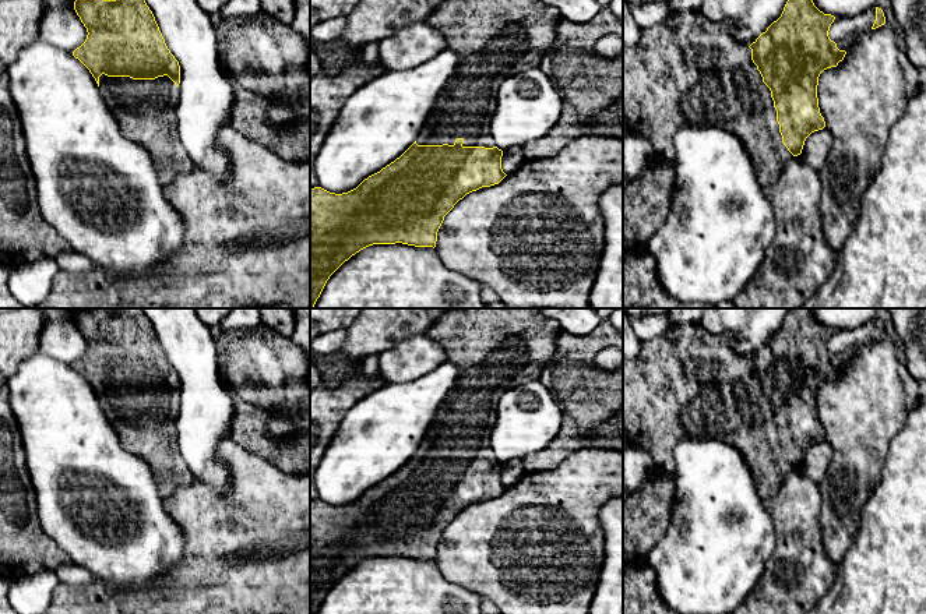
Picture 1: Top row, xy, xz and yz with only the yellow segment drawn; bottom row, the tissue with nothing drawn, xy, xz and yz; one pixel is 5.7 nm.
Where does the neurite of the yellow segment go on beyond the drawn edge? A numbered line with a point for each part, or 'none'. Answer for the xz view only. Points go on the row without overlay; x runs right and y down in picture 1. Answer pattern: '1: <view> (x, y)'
1: xz (496, 349)

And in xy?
1: xy (145, 422)

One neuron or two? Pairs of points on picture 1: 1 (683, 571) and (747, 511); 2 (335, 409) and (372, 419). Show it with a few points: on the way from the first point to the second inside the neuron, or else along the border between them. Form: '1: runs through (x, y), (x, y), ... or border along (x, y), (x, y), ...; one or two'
1: runs through (700, 554), (731, 522); one
2: border along (372, 392), (361, 398), (345, 413), (330, 441); two

